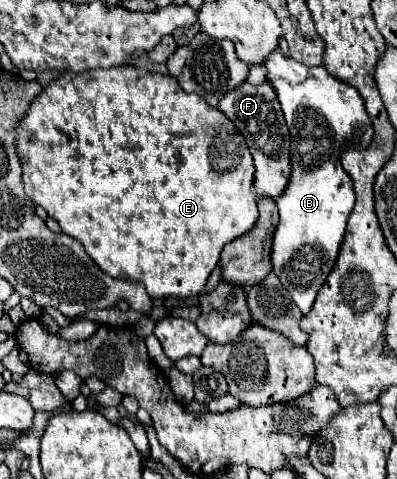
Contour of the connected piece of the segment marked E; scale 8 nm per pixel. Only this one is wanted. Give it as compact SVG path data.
M132 65L114 67L114 69L94 69L82 73L62 73L42 93L30 103L24 117L18 121L18 137L16 137L16 155L22 161L24 169L24 191L26 195L46 209L46 213L58 221L62 233L78 239L92 261L110 277L140 281L146 287L150 297L192 297L198 295L212 269L218 265L220 251L230 239L236 239L250 231L258 219L256 197L252 193L254 179L254 163L252 155L244 143L244 137L238 133L234 123L226 119L216 107L204 103L202 97L184 93L178 81L170 75L162 75L156 71L138 69Z

